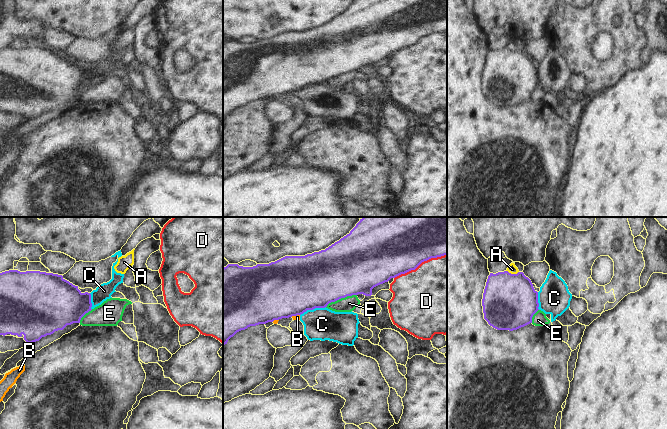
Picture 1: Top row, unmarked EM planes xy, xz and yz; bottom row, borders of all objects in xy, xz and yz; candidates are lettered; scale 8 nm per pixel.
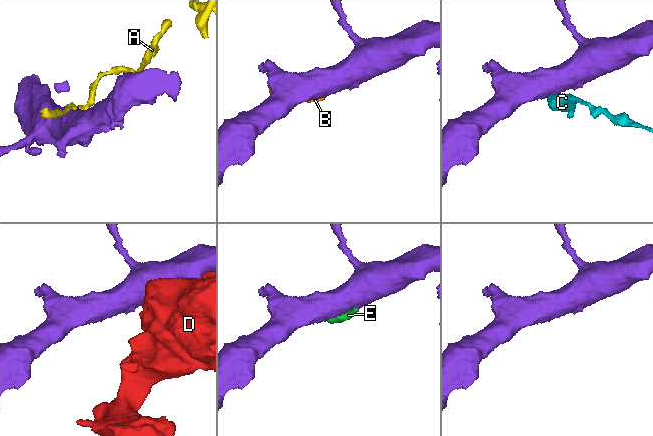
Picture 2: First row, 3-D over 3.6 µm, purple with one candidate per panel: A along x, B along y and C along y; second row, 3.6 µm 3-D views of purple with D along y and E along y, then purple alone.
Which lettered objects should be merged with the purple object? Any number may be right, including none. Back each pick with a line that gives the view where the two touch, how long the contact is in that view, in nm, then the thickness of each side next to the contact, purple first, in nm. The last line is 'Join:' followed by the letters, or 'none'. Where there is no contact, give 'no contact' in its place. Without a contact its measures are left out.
Join: none

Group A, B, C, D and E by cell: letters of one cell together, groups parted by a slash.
A / B C / D / E

